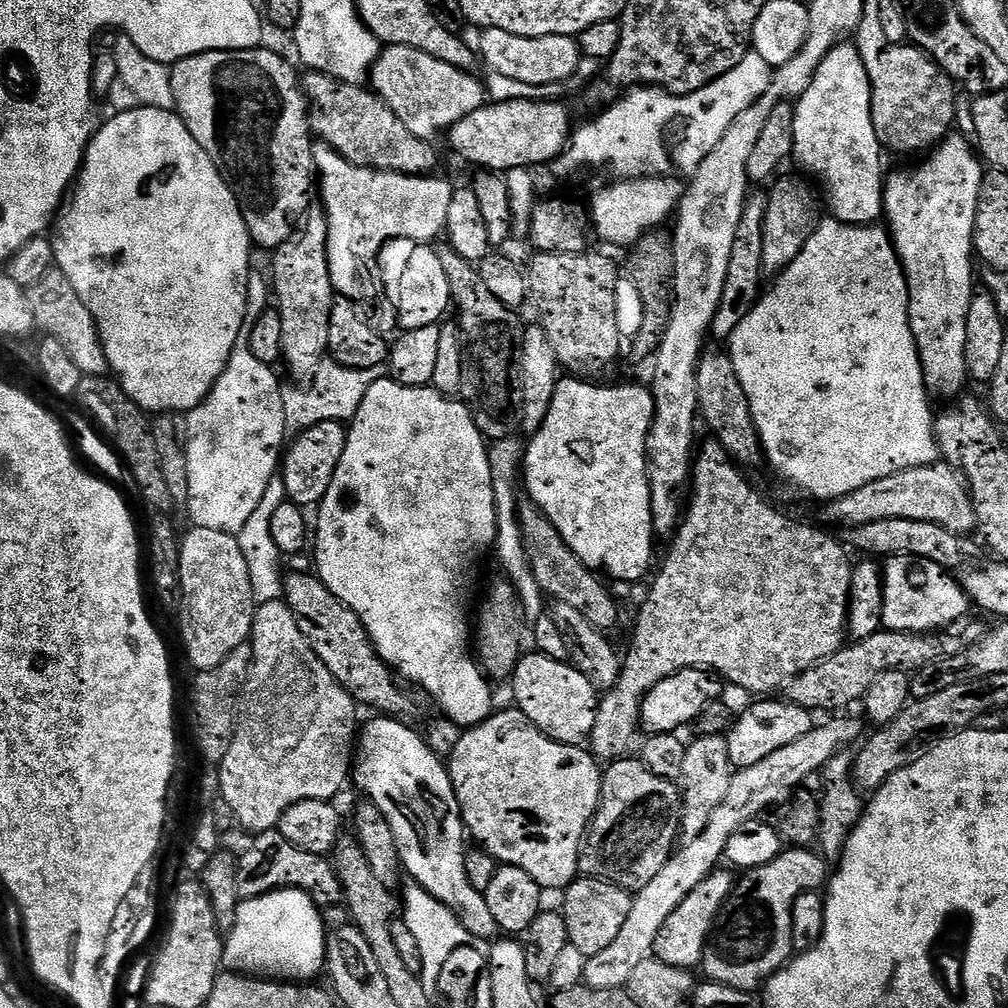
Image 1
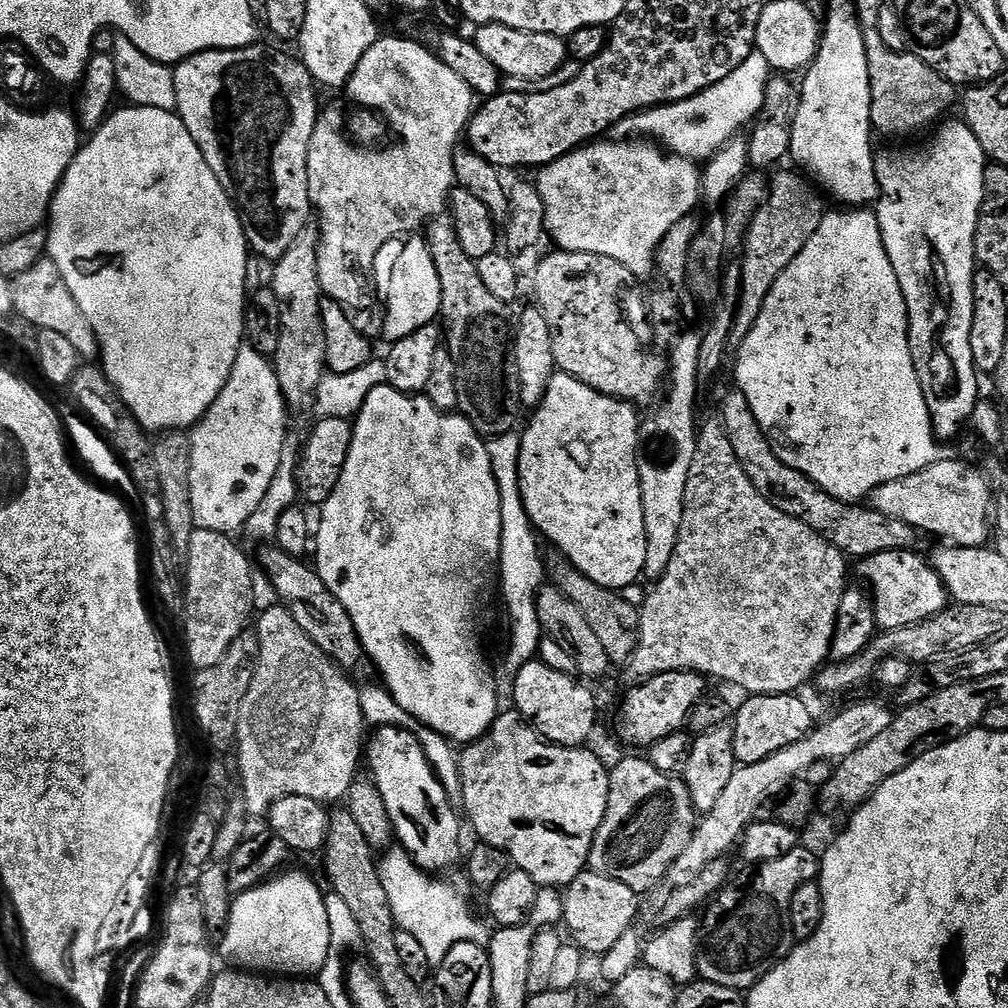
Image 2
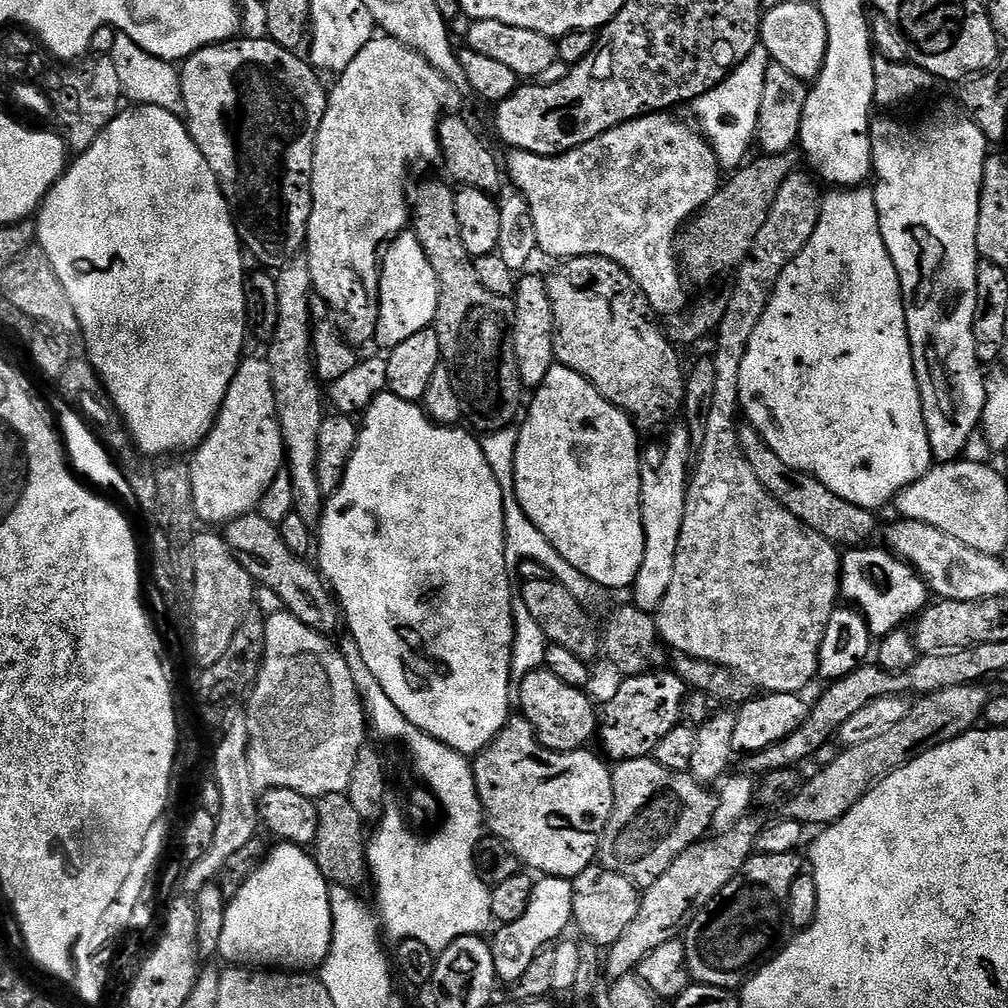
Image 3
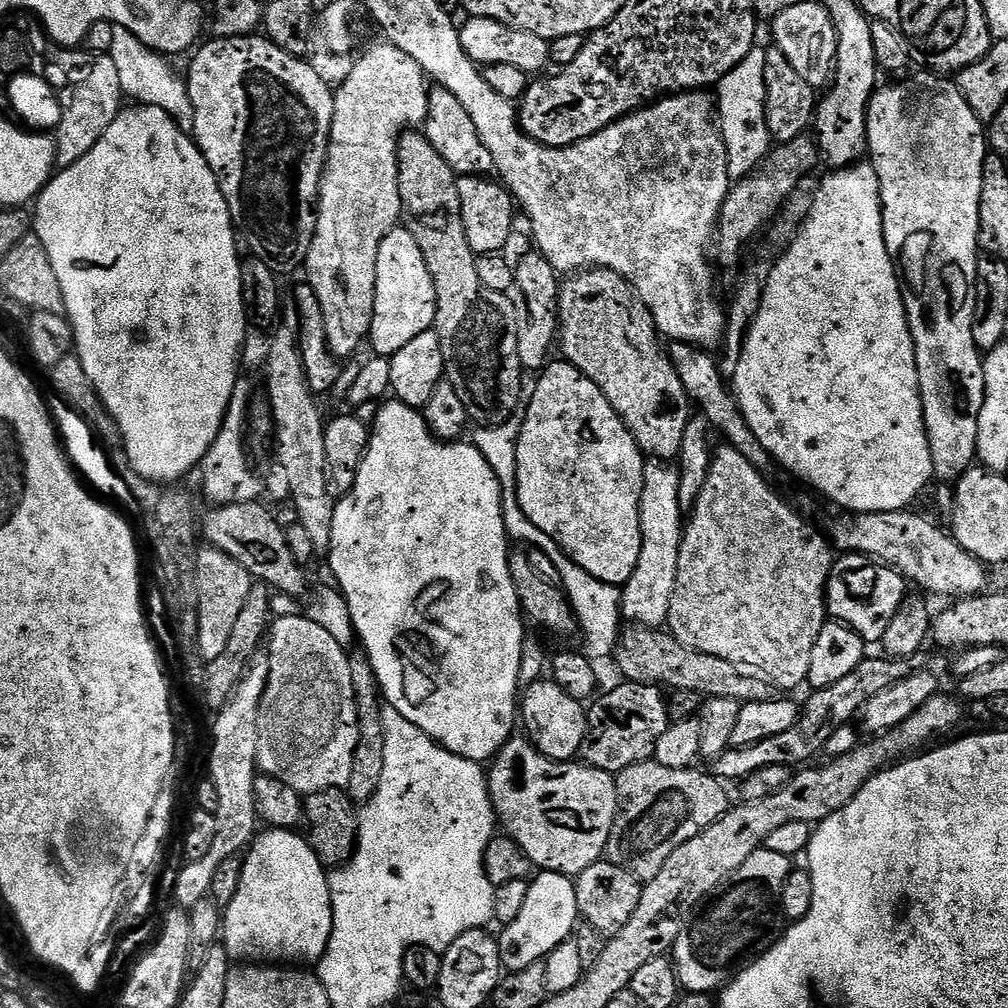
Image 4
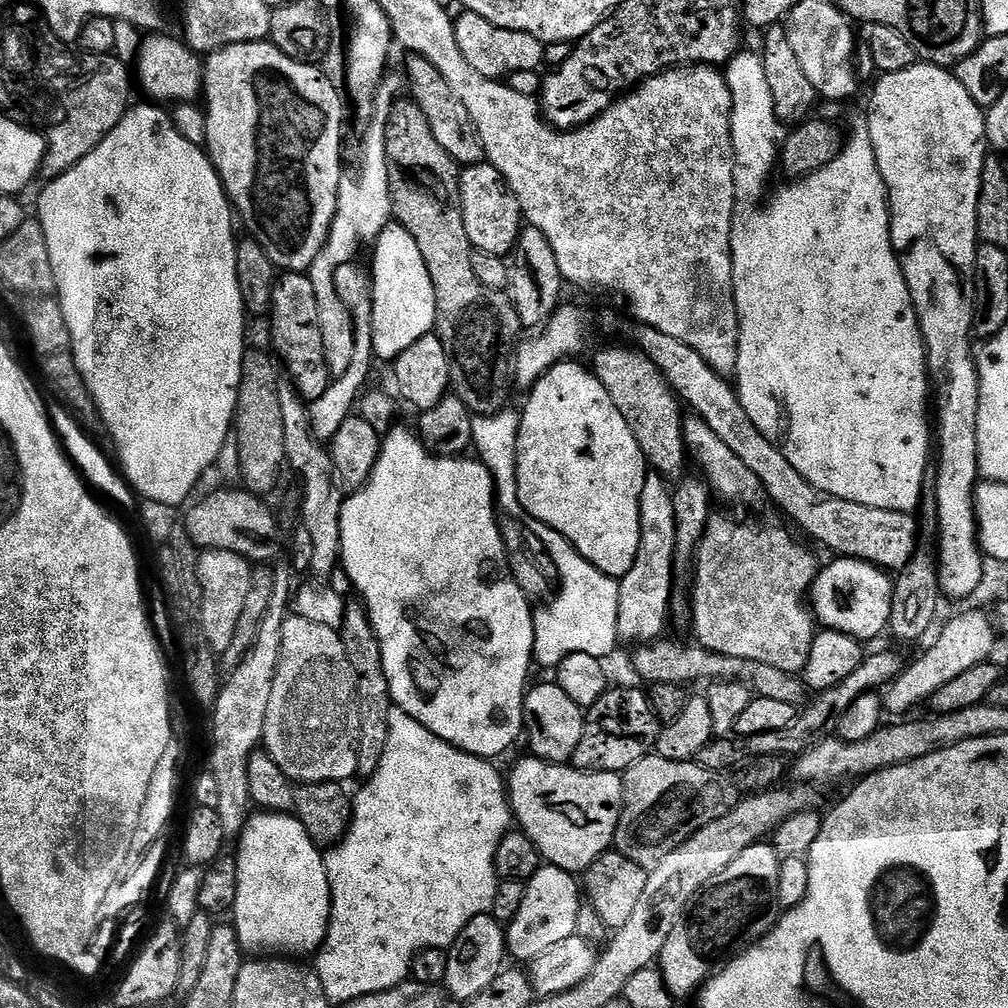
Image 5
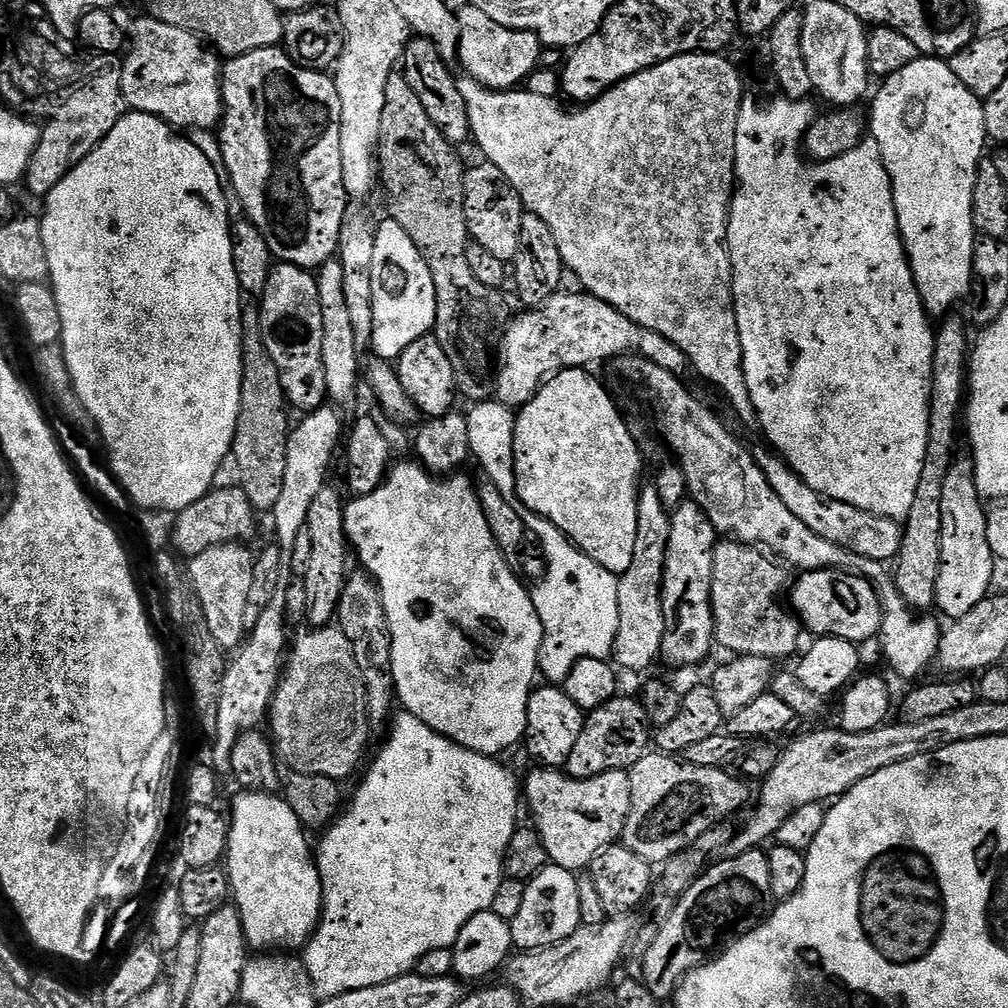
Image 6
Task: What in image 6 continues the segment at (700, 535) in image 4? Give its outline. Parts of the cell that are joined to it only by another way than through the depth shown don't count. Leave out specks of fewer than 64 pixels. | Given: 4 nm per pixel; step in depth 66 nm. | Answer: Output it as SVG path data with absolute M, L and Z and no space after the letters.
M724 538L714 550L712 575L712 617L714 640L726 651L739 656L758 655L781 662L801 651L802 625L787 607L780 605L780 595L789 587L789 569L775 555L735 538Z

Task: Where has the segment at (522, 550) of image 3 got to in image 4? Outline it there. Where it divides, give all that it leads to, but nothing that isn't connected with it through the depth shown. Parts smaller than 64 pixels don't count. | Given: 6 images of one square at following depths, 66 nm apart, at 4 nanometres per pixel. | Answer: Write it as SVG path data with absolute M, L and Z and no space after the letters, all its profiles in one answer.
M520 418L510 419L505 424L485 425L475 429L473 434L476 432L473 437L471 435L470 440L479 449L482 456L490 462L490 468L494 470L495 477L499 480L500 489L503 492L504 528L509 537L513 541L522 540L538 548L544 548L545 554L552 559L553 566L560 571L561 581L559 580L559 583L562 585L566 599L576 615L579 635L584 635L585 646L583 645L583 647L586 649L587 655L592 658L597 658L596 656L611 657L615 653L616 637L619 636L622 627L621 589L615 584L607 584L590 574L586 574L586 570L582 570L582 566L575 564L549 536L542 534L542 530L538 530L538 526L530 523L522 513L521 504L517 500L516 447L523 425L524 421Z

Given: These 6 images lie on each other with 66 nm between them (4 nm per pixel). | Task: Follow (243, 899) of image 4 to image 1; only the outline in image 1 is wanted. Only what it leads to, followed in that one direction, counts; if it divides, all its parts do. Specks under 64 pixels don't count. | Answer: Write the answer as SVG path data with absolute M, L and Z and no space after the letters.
M280 888L265 896L246 900L236 909L236 921L224 941L225 969L252 978L271 978L276 982L312 982L326 968L325 917L316 903L300 888Z

